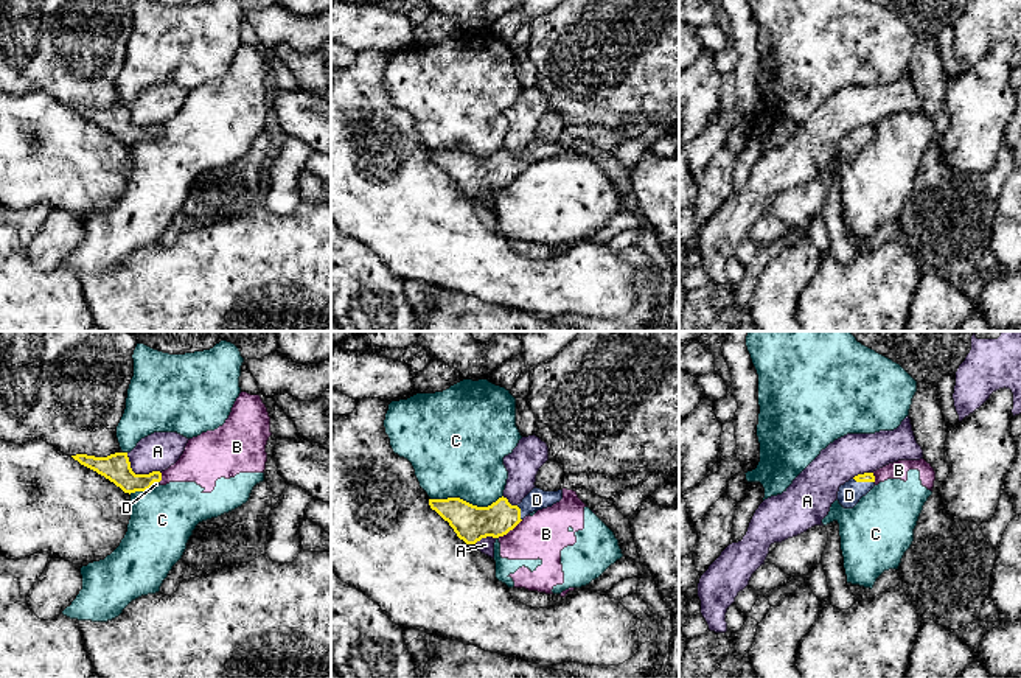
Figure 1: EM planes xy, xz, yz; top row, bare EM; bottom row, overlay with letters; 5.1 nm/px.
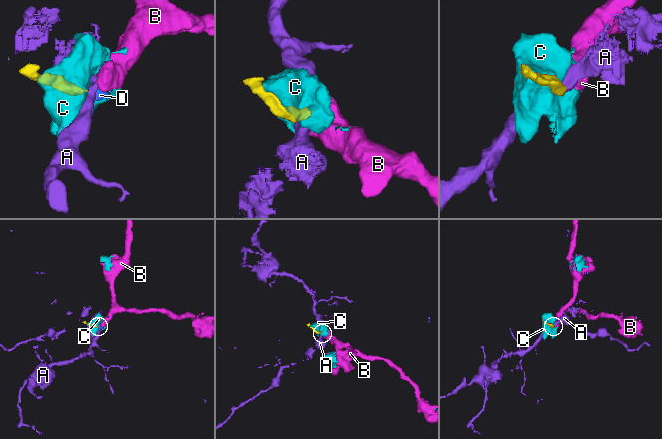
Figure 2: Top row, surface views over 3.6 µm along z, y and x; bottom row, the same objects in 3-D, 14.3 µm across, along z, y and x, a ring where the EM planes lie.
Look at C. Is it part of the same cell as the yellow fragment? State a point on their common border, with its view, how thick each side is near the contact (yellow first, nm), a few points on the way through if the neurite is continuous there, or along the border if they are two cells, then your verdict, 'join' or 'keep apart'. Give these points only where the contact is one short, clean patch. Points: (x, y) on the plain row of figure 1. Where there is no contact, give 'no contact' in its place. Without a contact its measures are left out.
meets yellow in xz at (466, 154); 190 nm thick on the yellow side, 440 nm on the other; keep apart

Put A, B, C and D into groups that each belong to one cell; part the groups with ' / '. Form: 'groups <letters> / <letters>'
groups A / B C / D

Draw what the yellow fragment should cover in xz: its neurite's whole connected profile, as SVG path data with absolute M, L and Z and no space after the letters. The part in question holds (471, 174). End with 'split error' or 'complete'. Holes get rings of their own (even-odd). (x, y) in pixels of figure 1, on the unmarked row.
M535 138L517 157L504 148L488 159L472 157L460 149L429 151L429 157L449 174L460 191L476 196L486 188L507 187L530 165L552 159L561 151L563 142L544 143Z | split error

